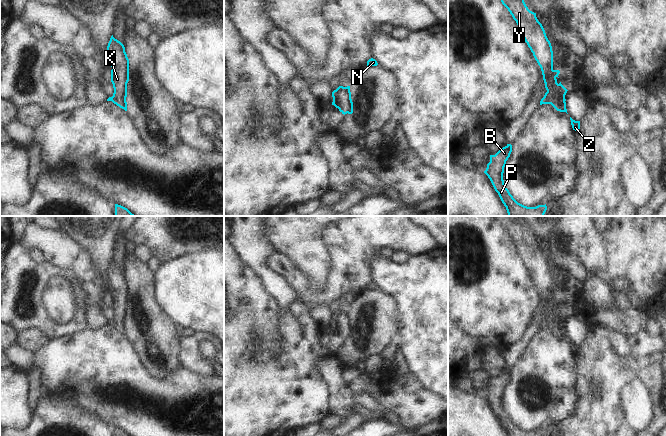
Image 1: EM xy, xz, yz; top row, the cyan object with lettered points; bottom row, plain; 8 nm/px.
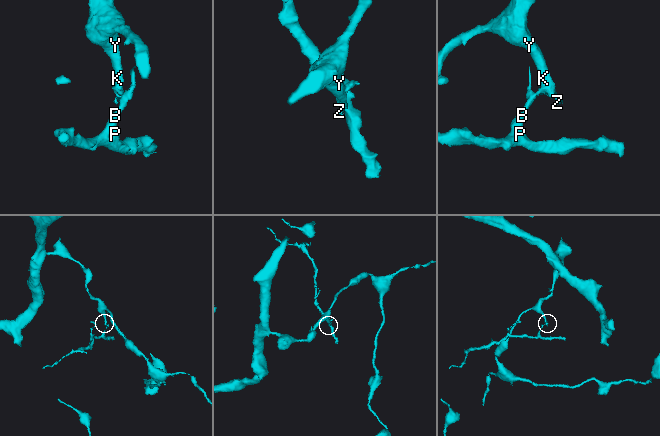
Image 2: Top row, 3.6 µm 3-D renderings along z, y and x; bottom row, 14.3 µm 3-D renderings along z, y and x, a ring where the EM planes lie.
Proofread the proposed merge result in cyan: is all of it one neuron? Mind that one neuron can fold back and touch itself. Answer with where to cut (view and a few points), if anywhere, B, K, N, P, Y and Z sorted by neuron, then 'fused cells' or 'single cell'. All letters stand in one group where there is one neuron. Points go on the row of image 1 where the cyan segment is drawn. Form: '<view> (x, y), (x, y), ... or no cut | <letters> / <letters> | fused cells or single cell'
yz (544, 96), (549, 97), (552, 104), (564, 104) | B N P Z / K Y | fused cells

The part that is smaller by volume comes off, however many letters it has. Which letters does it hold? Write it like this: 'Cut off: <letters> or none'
Cut off: B, N, P, Z

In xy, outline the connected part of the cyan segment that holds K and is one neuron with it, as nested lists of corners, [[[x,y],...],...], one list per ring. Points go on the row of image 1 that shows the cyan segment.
[[[113,35],[107,46],[107,56],[111,63],[111,82],[113,84],[115,99],[122,100],[124,110],[127,111],[127,83],[129,81],[129,59],[124,45]]]

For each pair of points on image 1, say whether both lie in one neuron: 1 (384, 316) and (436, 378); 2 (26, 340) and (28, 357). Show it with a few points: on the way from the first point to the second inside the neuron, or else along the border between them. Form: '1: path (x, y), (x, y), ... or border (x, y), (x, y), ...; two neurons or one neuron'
1: border (398, 308), (398, 333), (395, 340); two neurons
2: border (17, 343), (34, 353); two neurons

